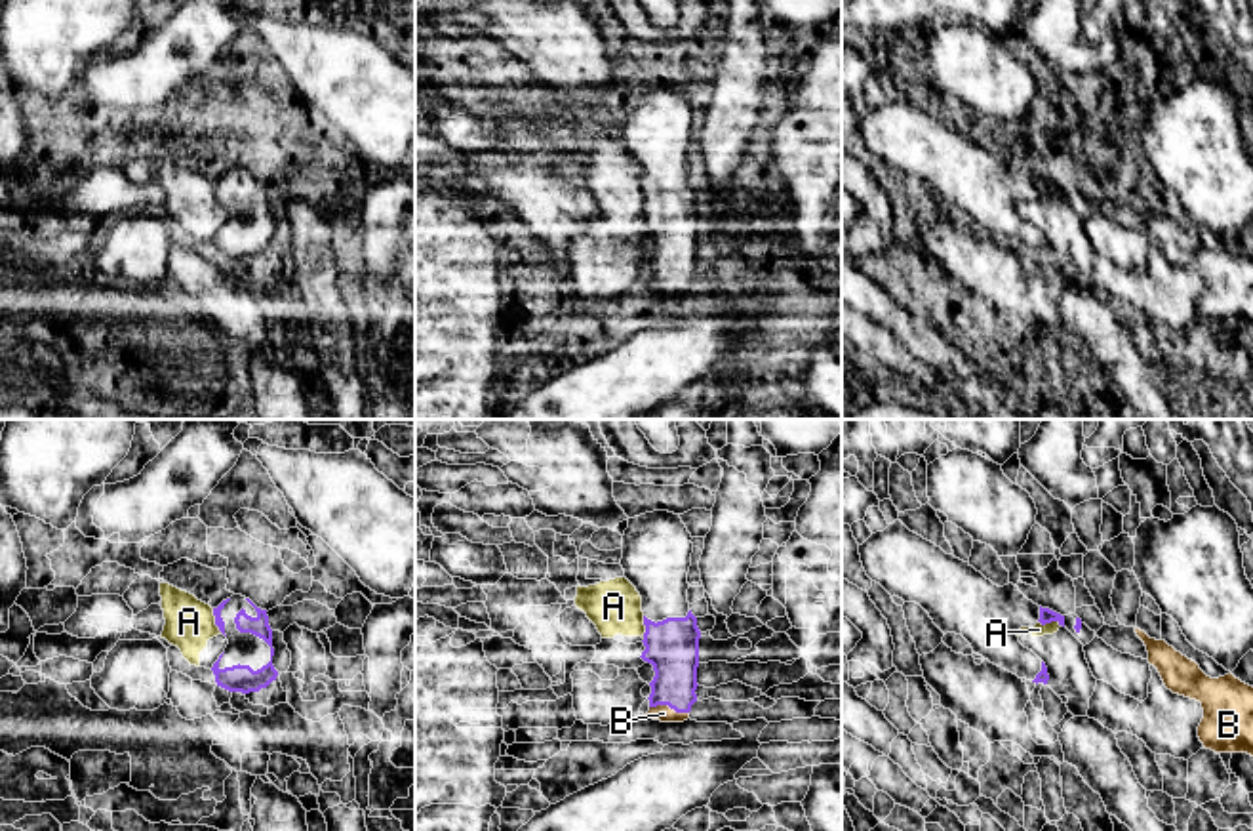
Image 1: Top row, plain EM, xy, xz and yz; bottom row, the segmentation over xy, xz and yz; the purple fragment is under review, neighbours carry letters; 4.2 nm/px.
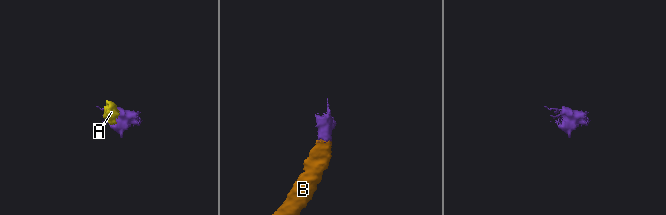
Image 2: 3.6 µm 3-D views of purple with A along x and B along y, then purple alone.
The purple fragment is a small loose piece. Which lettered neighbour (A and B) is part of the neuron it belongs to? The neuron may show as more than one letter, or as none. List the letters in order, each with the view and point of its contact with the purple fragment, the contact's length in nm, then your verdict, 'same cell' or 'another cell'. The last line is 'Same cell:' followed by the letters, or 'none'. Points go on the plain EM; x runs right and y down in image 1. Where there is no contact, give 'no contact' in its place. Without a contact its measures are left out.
A: xy (216, 193) | 110 nm | another cell
B: xz (669, 279) | 170 nm | same cell
Same cell: B

